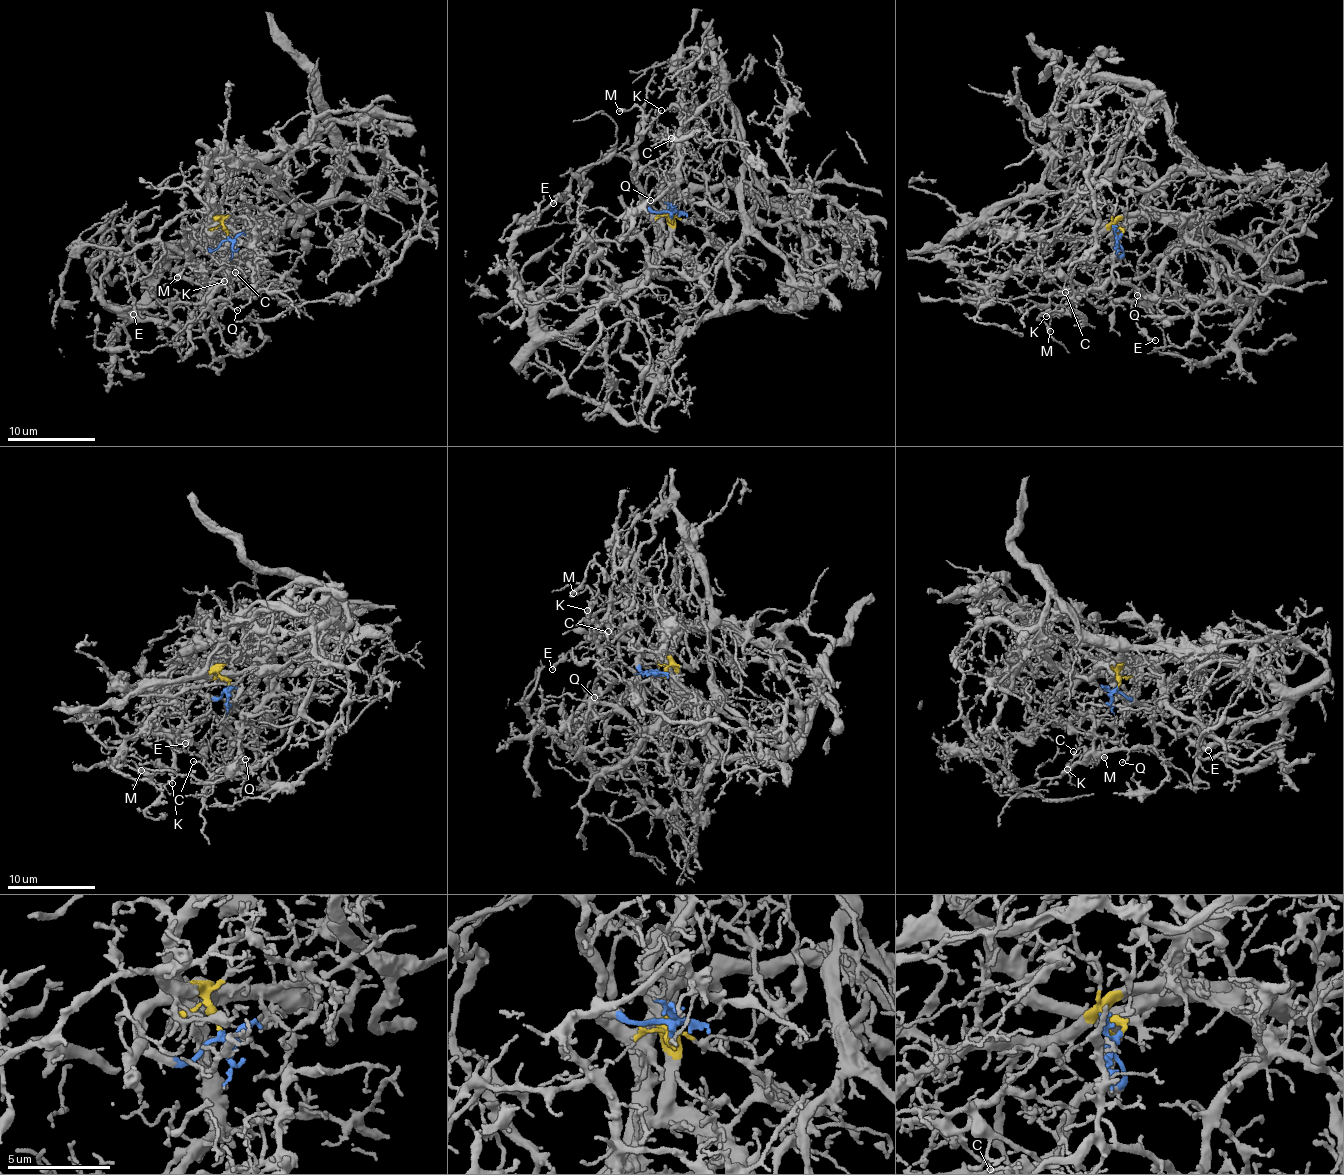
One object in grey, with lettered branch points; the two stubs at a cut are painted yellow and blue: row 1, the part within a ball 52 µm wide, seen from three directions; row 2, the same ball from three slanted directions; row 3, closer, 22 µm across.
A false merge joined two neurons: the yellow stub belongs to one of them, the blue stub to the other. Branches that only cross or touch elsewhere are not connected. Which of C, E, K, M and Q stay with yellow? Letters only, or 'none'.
C, E, Q

